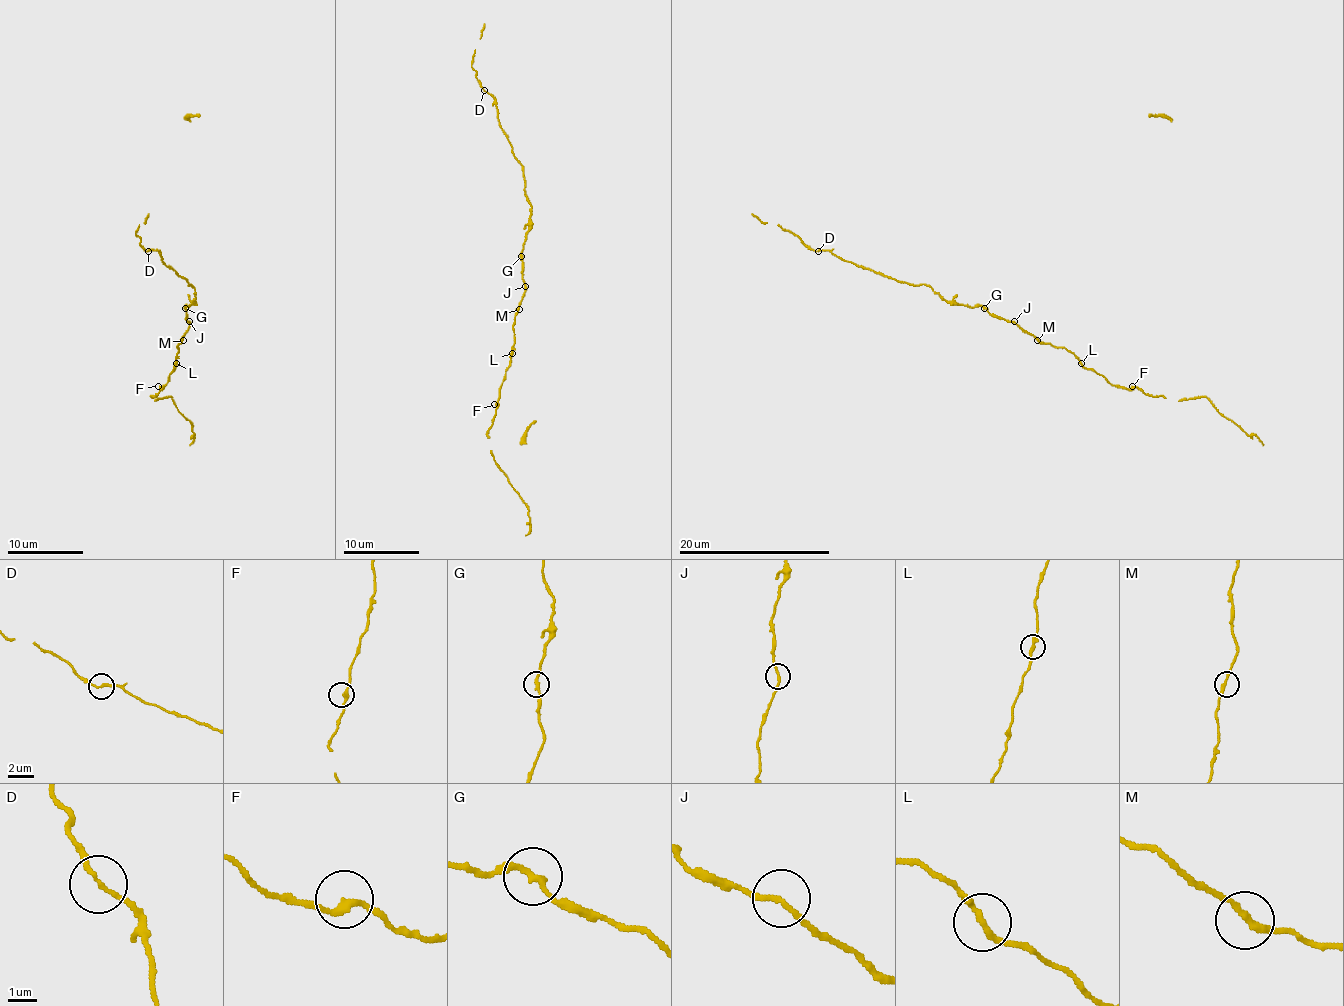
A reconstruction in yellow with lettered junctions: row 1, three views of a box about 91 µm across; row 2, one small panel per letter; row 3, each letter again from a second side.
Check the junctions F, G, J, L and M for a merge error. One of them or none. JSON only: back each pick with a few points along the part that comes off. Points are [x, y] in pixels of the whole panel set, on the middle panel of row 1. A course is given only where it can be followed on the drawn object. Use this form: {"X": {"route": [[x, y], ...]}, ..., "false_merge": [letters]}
{"false_merge": []}

